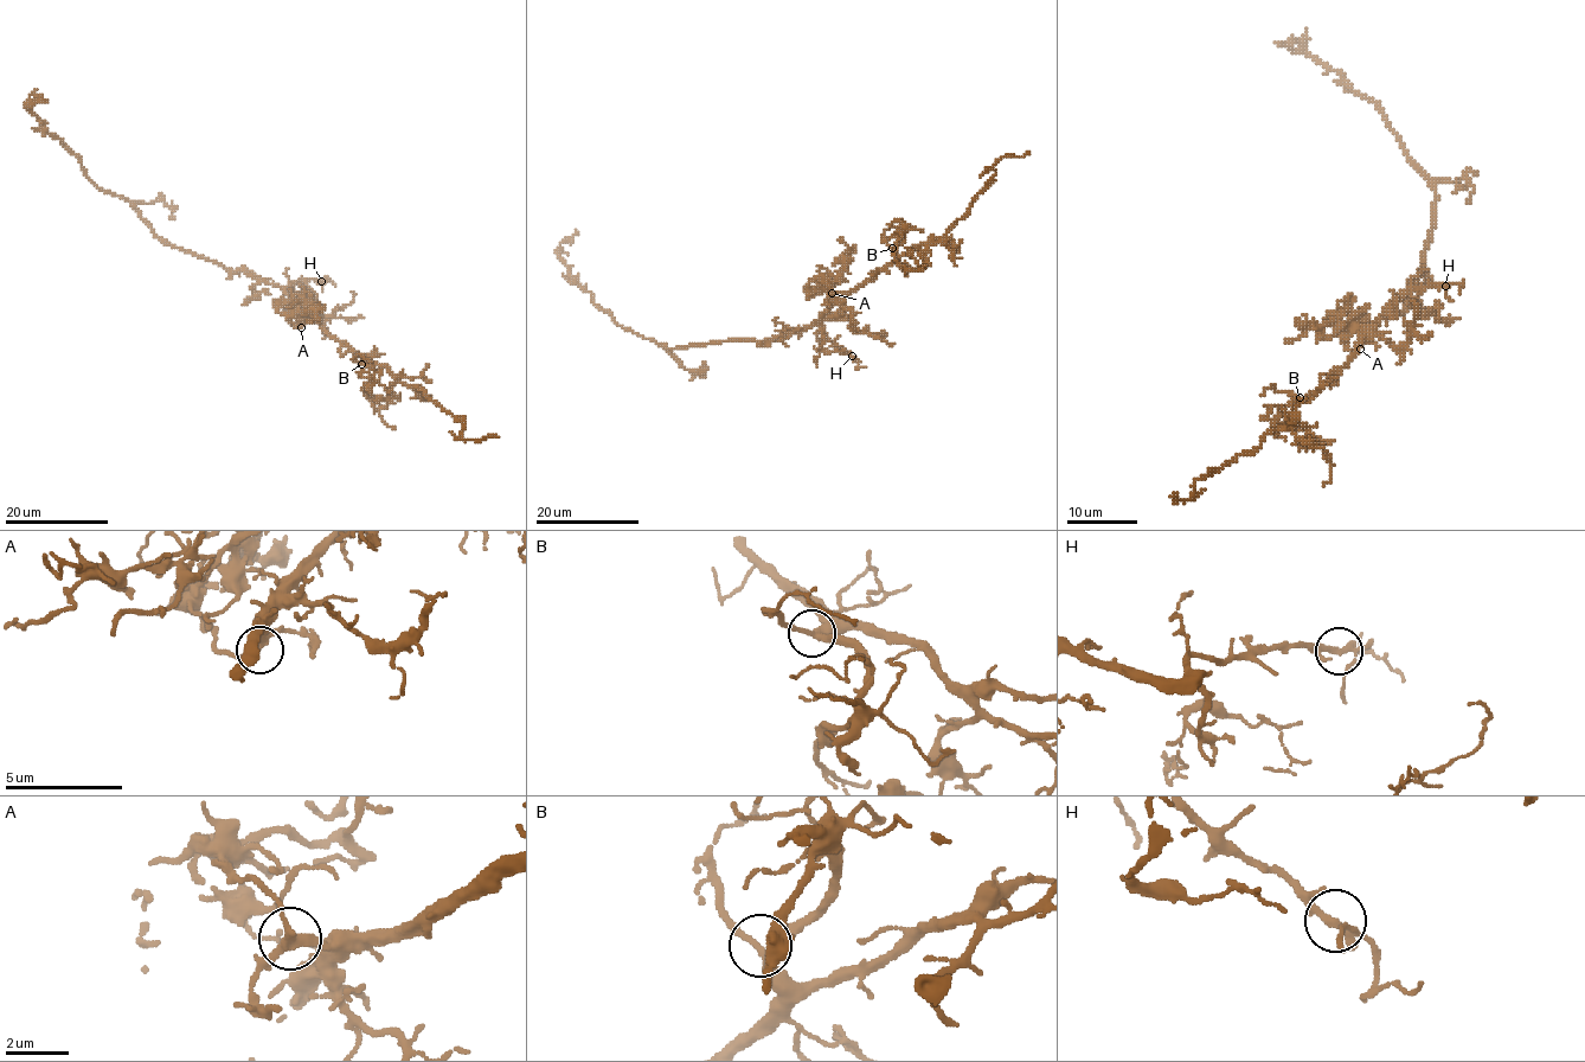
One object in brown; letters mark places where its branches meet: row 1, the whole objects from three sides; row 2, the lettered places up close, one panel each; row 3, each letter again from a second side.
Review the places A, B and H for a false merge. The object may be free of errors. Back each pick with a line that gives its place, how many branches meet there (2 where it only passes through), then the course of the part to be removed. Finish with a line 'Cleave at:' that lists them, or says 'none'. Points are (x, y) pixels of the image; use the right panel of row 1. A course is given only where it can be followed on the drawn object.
A: place (1360, 349); branches 3; course (1359, 349), (1351, 351), (1336, 330), (1339, 325), (1313, 325), (1303, 334), (1284, 341)
Cleave at: A

